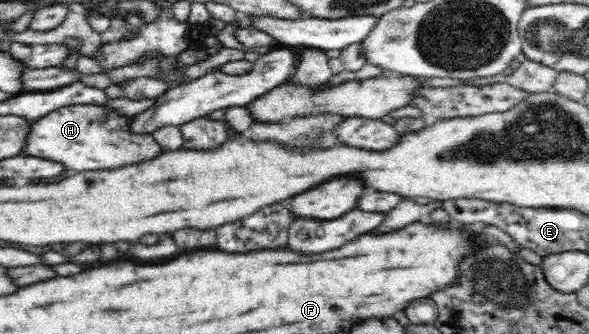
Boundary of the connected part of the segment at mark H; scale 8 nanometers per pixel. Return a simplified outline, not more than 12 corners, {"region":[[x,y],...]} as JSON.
{"region":[[98,104],[34,122],[24,154],[78,172],[162,152]]}

